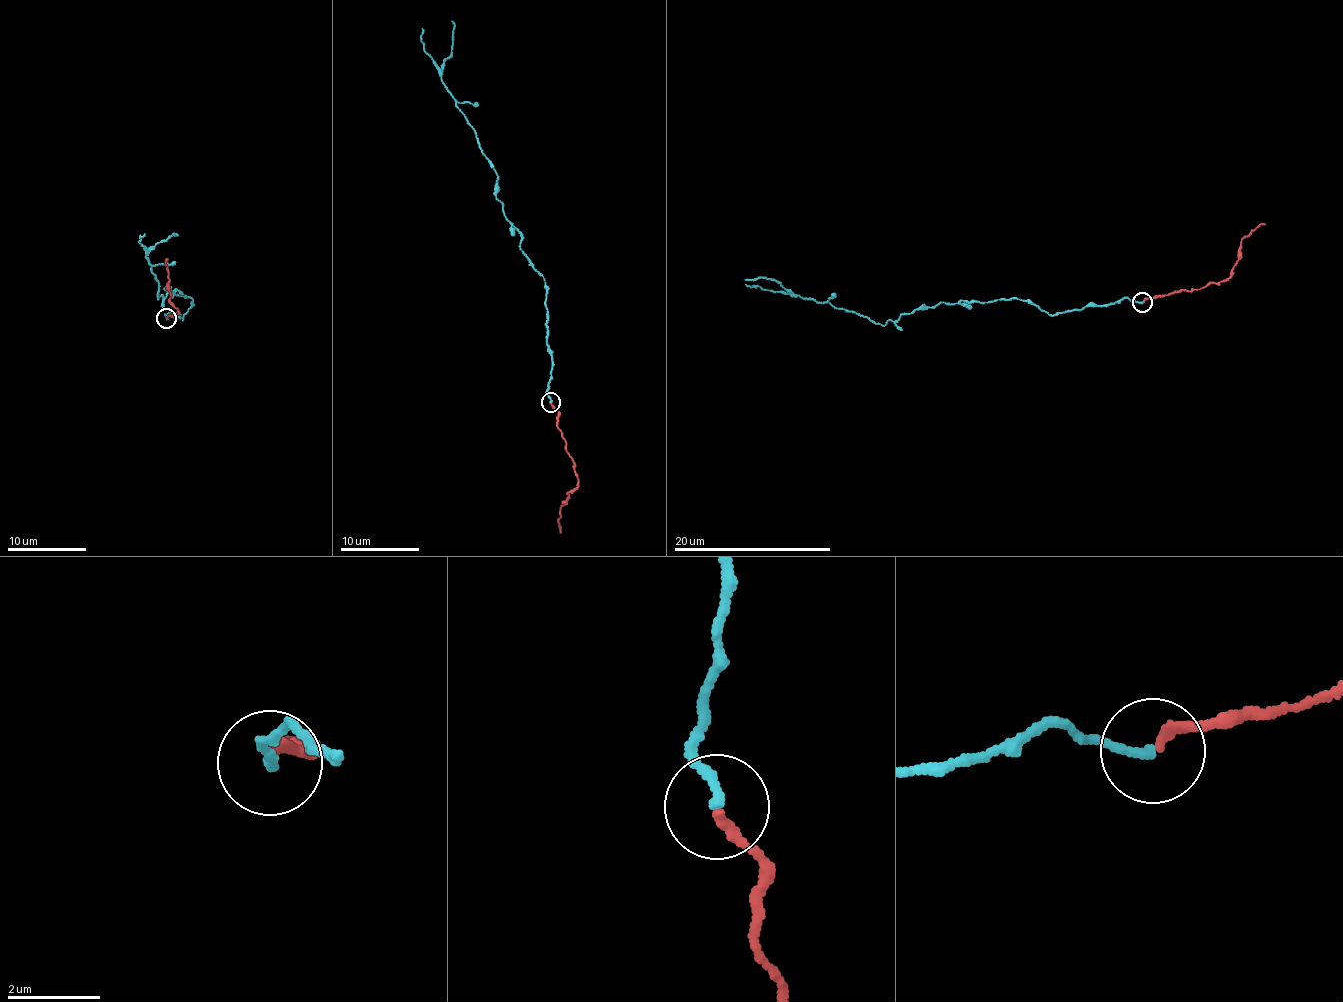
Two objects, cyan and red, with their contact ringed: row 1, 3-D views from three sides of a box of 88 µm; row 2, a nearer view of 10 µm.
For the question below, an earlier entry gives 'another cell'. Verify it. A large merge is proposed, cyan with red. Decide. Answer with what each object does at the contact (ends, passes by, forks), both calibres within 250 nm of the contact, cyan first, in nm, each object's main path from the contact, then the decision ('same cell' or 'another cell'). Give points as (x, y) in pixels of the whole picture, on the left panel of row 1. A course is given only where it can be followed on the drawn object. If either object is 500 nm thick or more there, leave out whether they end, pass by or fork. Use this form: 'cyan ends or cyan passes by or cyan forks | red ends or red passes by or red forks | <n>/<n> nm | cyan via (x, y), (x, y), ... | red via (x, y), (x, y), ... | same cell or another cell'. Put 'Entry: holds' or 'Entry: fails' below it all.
cyan ends | red ends | 200/200 nm | cyan via (167, 318), (170, 310), (183, 319), (193, 300), (170, 287), (157, 297), (156, 276), (146, 256), (177, 235) | red via (167, 318), (178, 312), (171, 301), (165, 259) | same cell
Entry: fails

